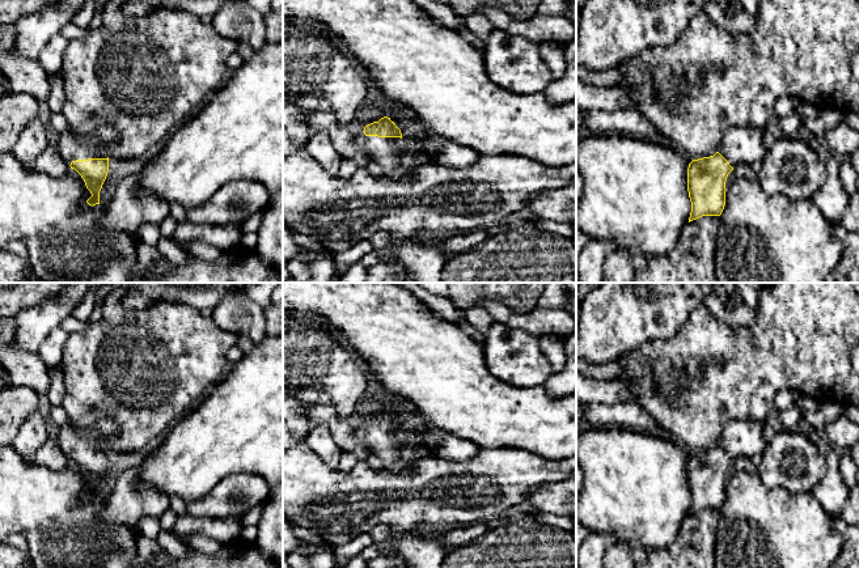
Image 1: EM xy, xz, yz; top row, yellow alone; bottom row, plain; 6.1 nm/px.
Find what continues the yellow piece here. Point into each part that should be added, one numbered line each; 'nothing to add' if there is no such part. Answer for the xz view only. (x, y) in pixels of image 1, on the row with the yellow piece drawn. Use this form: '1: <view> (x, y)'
1: xz (388, 152)

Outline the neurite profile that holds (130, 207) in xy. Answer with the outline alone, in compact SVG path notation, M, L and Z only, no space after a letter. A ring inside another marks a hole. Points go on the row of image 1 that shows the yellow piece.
M140 173L124 178L98 220L105 230L124 233L136 246L141 242L139 229L143 224L158 225L169 215L169 204L157 195L144 192L140 182Z

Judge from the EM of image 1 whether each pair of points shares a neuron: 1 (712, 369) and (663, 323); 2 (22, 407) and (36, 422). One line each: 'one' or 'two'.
1: two
2: two

